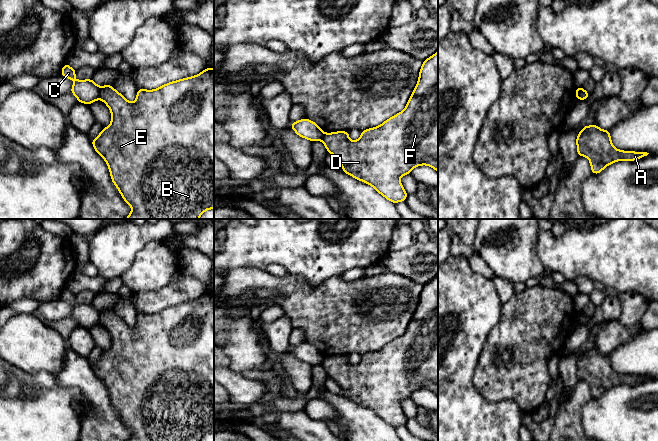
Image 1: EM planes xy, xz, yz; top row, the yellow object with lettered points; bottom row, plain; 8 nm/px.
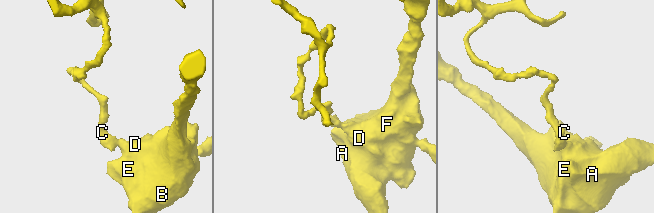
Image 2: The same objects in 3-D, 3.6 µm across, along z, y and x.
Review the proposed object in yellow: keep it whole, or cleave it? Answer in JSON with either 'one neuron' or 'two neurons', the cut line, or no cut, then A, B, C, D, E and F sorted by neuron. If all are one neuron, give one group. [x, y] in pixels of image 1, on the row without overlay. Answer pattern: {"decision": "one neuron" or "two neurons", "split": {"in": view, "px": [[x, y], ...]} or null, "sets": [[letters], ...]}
{"decision": "two neurons", "split": {"in": "xy", "px": [[99, 311], [100, 322]]}, "sets": [["A", "B", "D", "E", "F"], ["C"]]}

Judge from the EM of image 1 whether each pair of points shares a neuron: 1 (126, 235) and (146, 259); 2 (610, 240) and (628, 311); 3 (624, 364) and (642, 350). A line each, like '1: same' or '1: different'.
1: different
2: different
3: same

